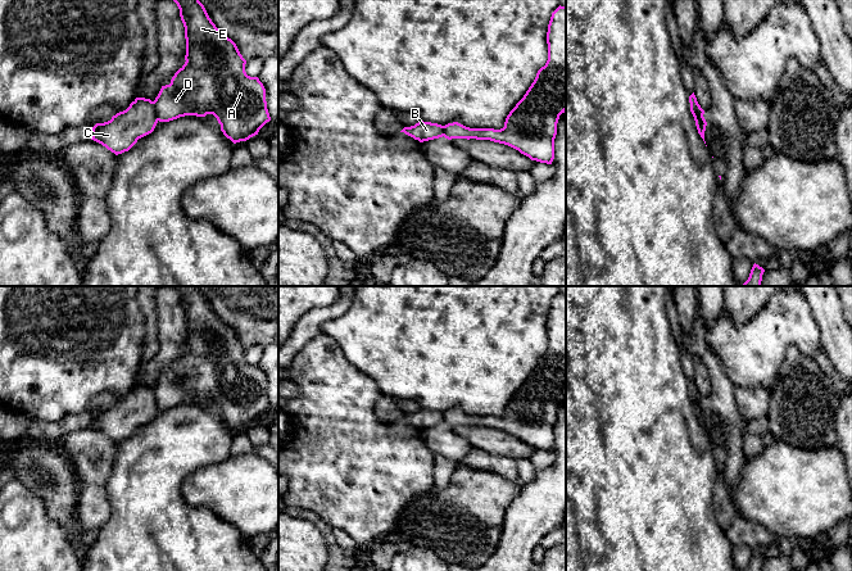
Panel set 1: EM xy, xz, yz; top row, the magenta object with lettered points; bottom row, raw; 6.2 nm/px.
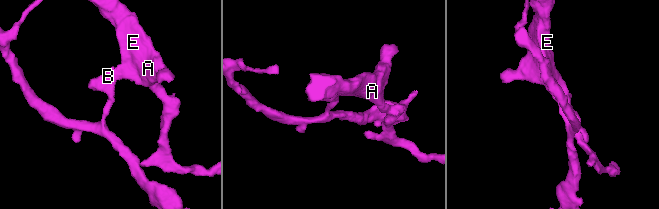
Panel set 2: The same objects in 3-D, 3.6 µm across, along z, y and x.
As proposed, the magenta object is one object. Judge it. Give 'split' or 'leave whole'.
split

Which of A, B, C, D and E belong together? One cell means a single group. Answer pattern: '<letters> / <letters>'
A D E / B C

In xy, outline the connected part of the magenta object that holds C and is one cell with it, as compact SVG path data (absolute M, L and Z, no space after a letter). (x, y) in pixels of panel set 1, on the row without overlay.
M136 385L130 394L110 408L92 414L91 427L115 443L128 439L139 426L151 421L158 411L150 386Z

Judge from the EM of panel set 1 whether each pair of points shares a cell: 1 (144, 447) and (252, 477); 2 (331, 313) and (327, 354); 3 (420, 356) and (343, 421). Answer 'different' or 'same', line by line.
1: different
2: different
3: different

